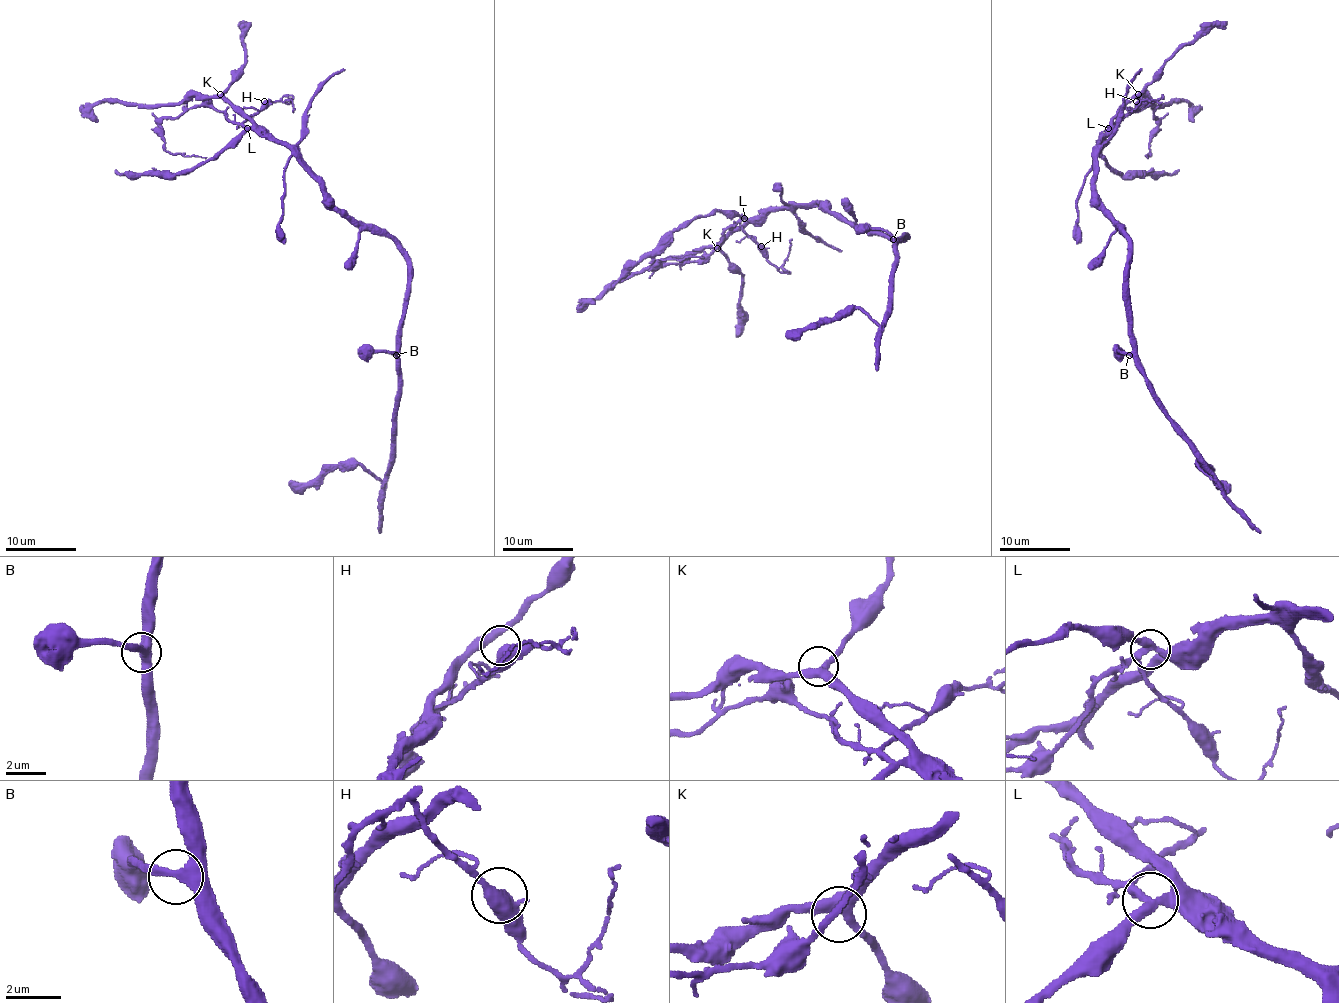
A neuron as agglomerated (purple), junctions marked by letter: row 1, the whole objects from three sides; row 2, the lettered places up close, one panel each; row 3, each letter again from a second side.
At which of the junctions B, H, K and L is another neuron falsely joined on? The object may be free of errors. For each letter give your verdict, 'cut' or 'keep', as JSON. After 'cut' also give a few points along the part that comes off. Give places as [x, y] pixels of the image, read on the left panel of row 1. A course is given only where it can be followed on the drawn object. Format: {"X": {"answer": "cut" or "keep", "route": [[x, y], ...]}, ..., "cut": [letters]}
{"B": {"answer": "keep"}, "H": {"answer": "keep"}, "K": {"answer": "keep"}, "L": {"answer": "cut", "route": [[246, 127], [232, 124], [222, 111], [209, 106], [193, 106], [161, 120], [167, 150], [206, 158]]}, "cut": ["L"]}

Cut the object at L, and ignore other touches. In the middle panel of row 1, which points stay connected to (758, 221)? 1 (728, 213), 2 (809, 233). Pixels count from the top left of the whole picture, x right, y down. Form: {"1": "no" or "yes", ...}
{"1": "yes", "2": "yes"}

